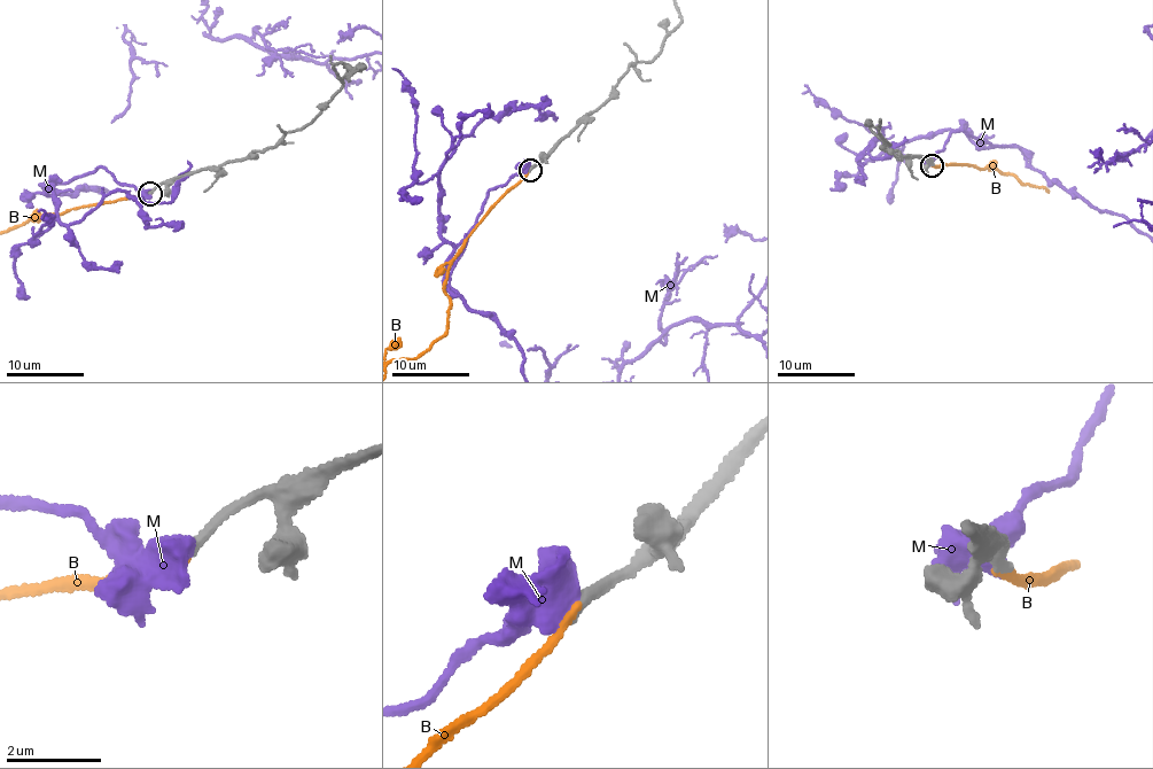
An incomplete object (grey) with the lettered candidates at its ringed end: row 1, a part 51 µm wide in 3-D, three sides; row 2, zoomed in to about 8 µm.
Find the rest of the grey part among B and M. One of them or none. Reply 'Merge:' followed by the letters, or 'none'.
Merge: B

